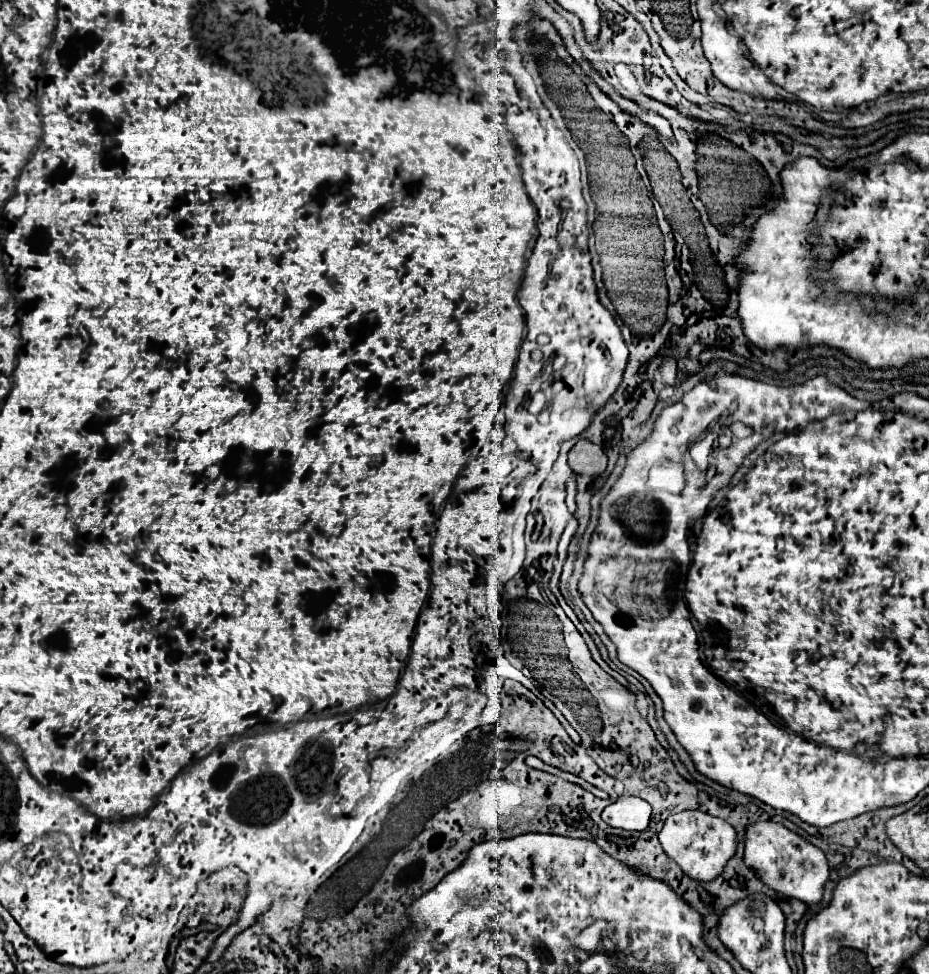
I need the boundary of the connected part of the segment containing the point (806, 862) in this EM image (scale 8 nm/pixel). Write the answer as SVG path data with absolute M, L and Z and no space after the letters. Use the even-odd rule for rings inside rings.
M756 822L746 828L744 842L744 862L750 866L756 876L770 888L778 890L784 896L796 898L804 904L818 904L822 900L824 884L830 878L830 866L820 848L806 842L802 836L790 832L776 822Z

